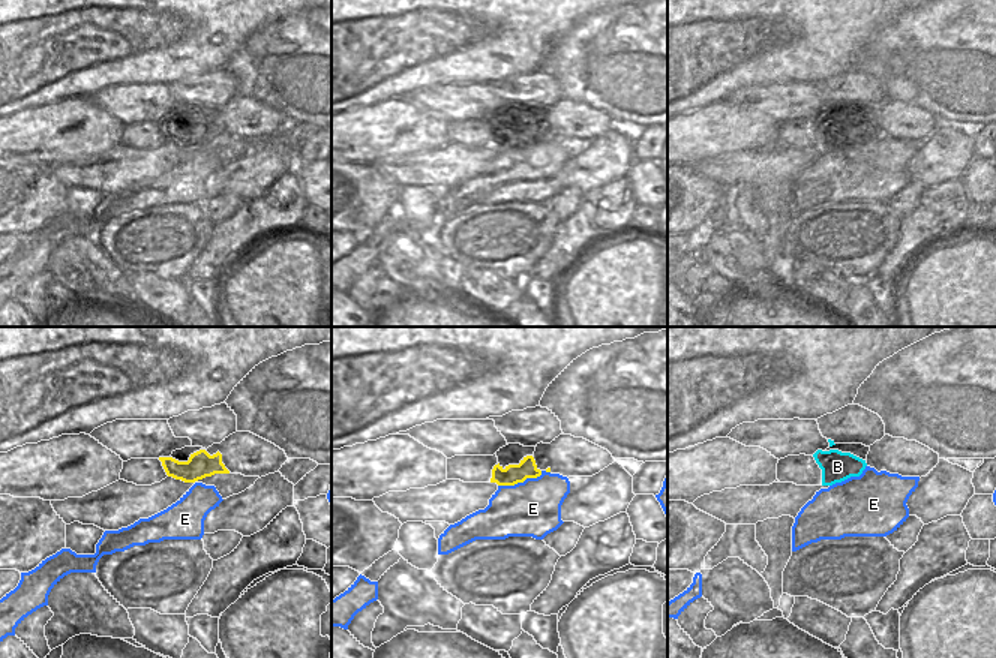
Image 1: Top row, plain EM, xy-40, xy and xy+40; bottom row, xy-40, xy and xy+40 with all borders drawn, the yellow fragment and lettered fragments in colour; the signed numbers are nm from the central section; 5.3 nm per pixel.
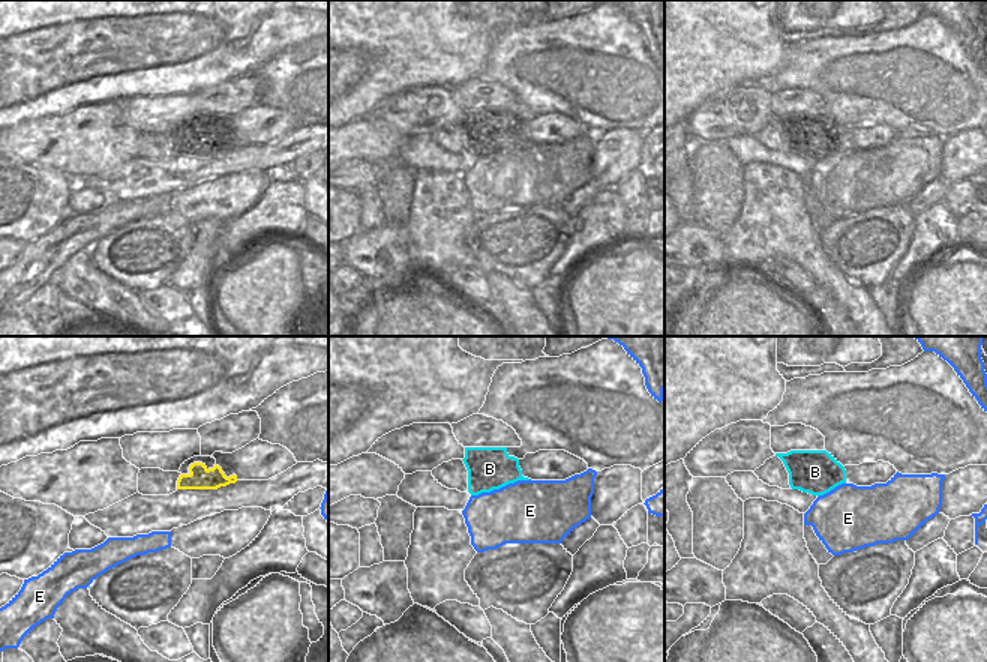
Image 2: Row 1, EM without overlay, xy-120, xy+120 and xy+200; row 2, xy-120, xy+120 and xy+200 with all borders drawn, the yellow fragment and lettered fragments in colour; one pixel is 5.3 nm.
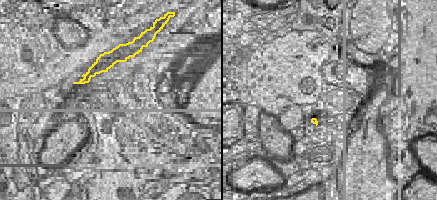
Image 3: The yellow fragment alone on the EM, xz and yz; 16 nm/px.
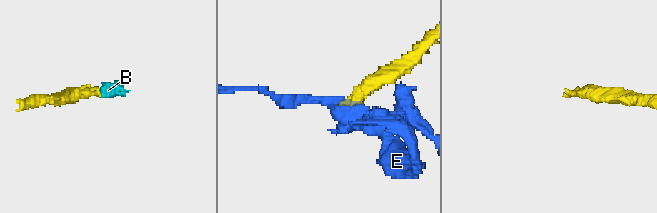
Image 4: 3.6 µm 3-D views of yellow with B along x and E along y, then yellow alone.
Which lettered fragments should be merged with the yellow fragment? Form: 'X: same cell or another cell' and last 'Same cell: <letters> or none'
B: same cell
E: another cell
Same cell: B

